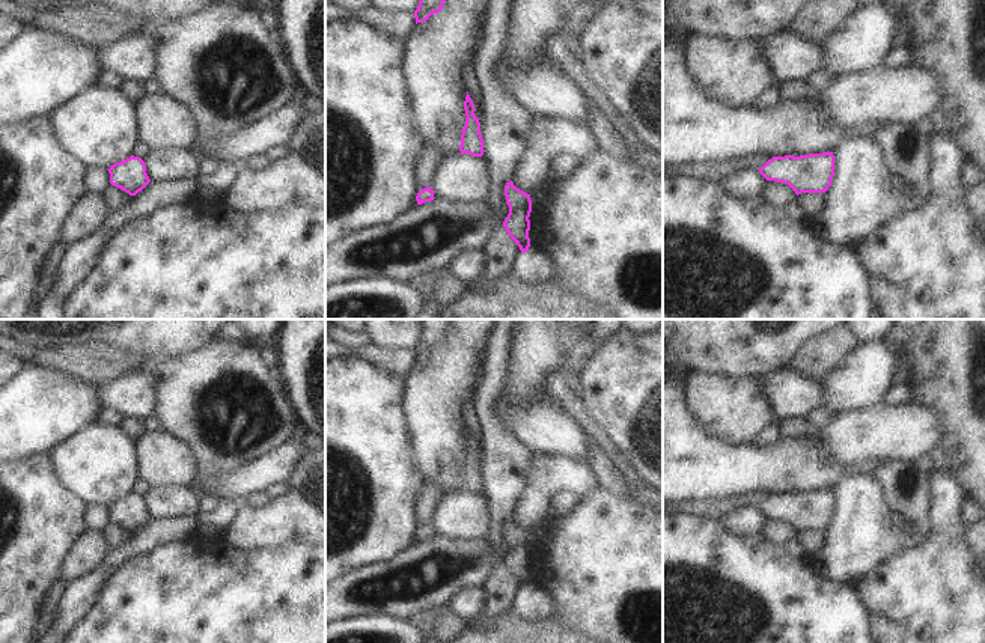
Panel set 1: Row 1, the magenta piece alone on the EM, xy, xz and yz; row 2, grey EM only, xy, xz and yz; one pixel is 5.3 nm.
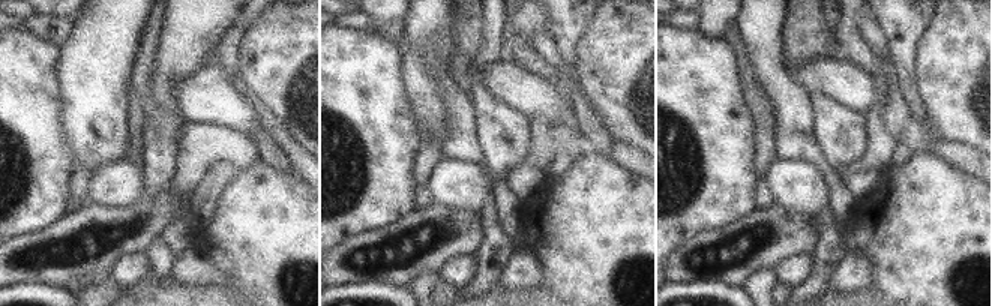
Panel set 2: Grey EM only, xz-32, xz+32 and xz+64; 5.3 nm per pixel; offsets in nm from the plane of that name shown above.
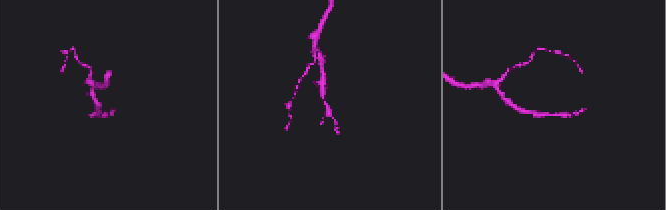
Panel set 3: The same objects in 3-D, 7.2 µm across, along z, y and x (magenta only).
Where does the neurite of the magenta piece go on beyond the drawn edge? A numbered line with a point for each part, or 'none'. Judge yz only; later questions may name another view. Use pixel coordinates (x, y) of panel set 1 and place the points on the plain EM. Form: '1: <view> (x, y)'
none

